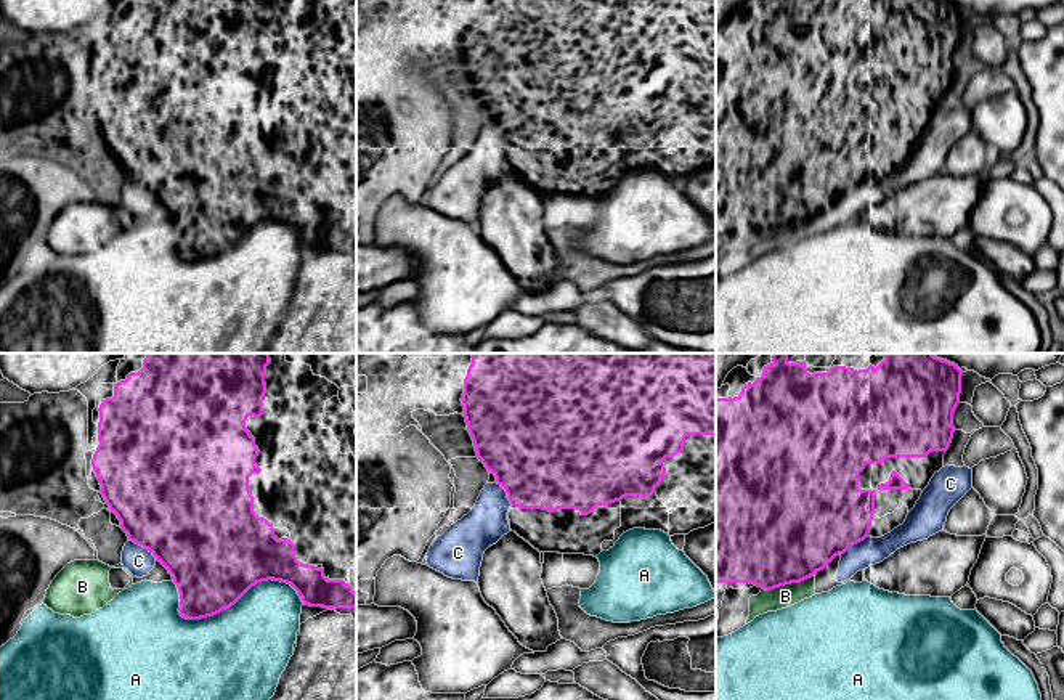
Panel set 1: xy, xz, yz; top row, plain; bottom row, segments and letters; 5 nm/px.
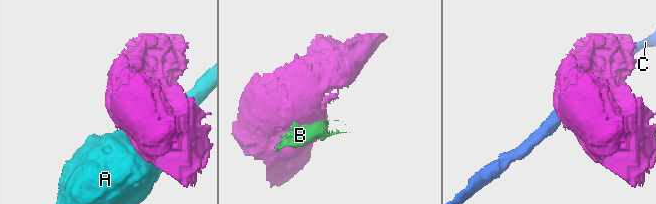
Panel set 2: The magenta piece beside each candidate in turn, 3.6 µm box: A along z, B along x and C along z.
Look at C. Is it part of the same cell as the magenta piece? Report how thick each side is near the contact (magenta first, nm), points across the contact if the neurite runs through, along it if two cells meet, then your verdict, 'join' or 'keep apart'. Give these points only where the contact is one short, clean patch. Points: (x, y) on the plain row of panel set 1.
500 nm thick on the magenta side, 140 nm on the other; keep apart

